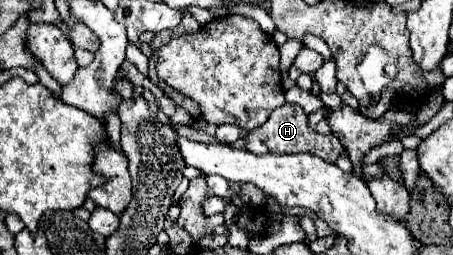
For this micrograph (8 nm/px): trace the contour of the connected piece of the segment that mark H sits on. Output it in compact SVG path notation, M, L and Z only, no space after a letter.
M284 103L282 107L274 109L272 117L260 129L250 131L244 137L244 141L246 141L246 149L254 155L266 155L266 153L296 154L308 151L312 155L322 157L328 163L336 163L336 159L344 153L340 139L336 135L322 135L316 129L312 129L308 125L308 115L304 113L304 109L300 105L294 105L294 103Z

